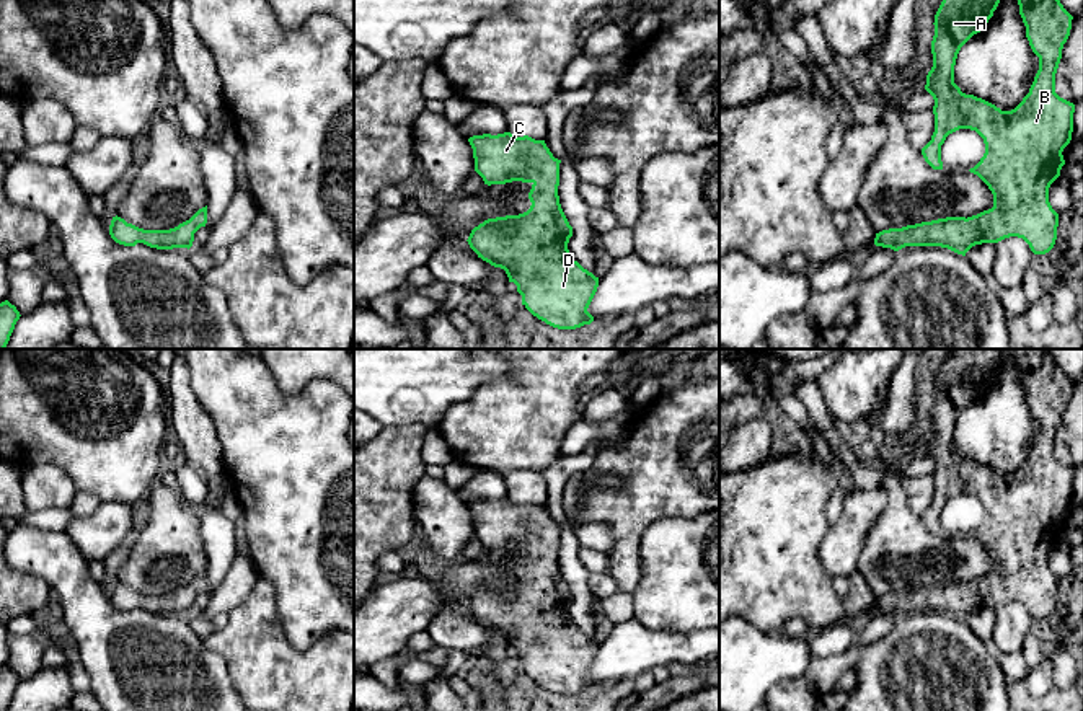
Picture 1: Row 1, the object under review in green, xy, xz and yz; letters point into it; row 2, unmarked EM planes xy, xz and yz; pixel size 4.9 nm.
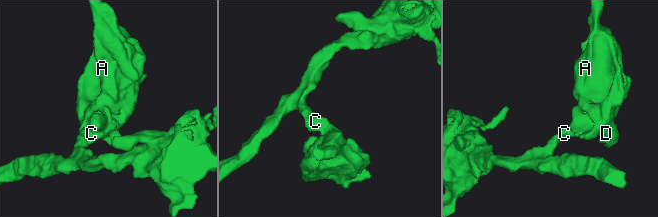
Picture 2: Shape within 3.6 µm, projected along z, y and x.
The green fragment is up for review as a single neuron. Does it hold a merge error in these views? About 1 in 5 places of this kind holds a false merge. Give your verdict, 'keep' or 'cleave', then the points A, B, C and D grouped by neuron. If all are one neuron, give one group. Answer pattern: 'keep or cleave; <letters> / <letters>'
keep; A B C D

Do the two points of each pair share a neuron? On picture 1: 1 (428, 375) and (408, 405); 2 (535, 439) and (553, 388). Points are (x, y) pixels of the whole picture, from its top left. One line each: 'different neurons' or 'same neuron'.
1: same neuron
2: same neuron

